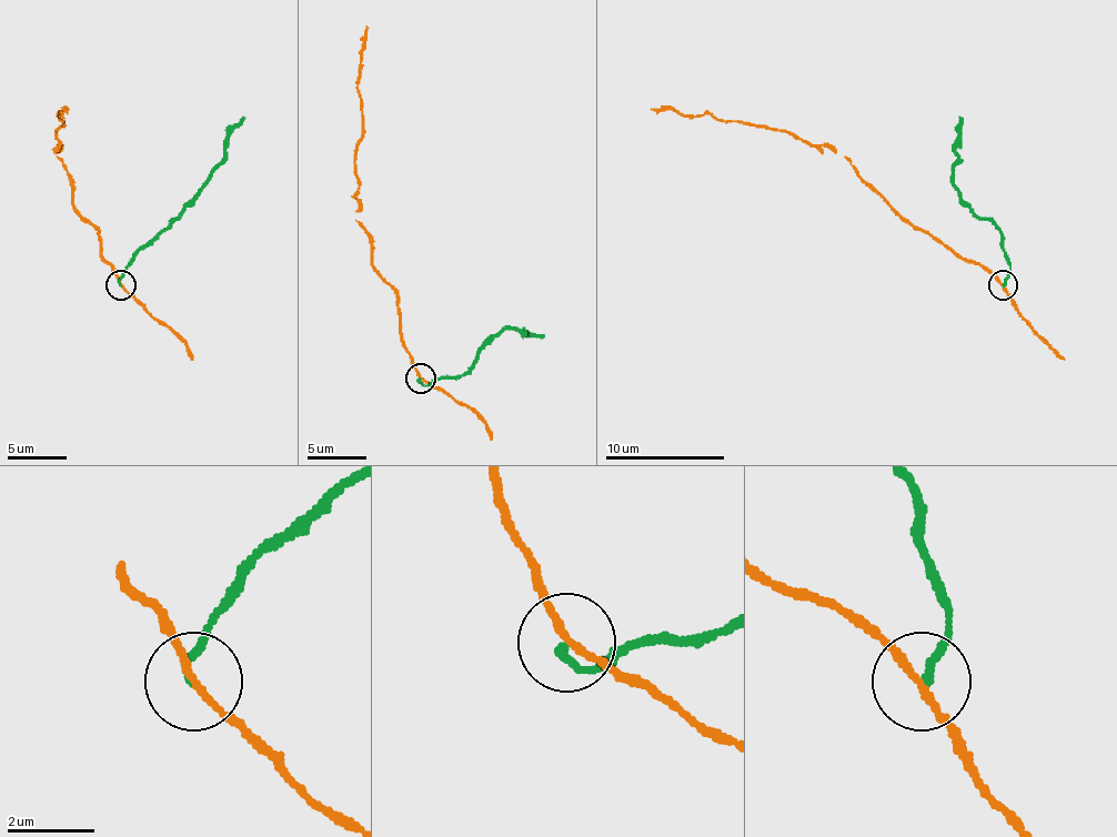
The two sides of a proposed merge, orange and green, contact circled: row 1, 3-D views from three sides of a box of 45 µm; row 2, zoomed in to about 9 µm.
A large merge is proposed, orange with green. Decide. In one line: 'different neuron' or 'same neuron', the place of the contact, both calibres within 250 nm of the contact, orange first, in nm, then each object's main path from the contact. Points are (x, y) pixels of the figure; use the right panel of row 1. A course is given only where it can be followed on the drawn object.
different neuron; at (1003, 285); 150 nm thick on the orange side, 170 nm on the other; orange runs (1002, 284), (915, 230), (828, 147), (710, 114), (683, 117), (671, 108), (650, 108); green runs (1002, 284), (1010, 266), (1002, 233), (960, 198), (954, 185), (957, 159), (954, 141), (963, 117)

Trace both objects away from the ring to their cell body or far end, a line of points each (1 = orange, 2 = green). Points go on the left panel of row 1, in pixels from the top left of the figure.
1: (121, 284), (103, 258), (98, 230), (73, 207), (73, 180), (56, 155), (59, 114), (68, 108)
2: (119, 284), (124, 266), (195, 198), (223, 159), (225, 141), (243, 117)

